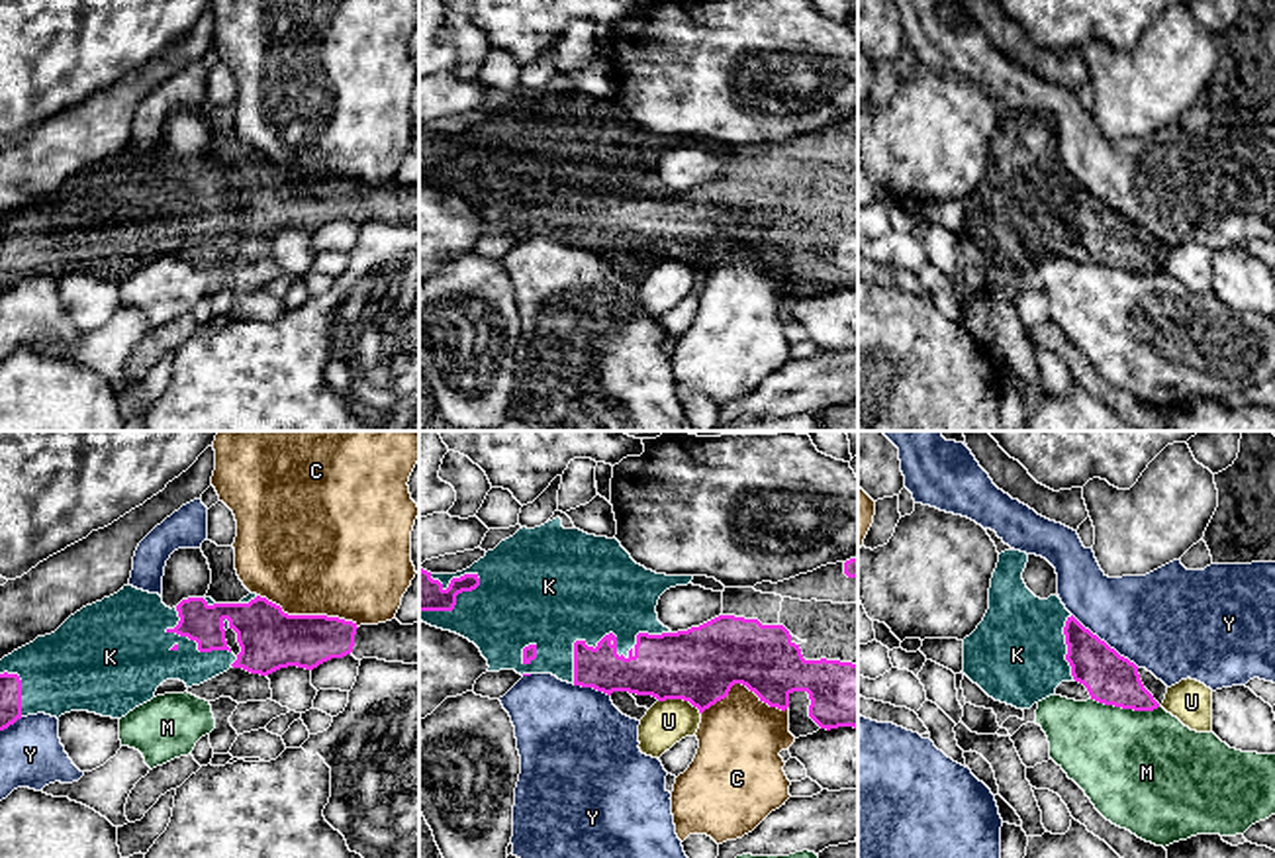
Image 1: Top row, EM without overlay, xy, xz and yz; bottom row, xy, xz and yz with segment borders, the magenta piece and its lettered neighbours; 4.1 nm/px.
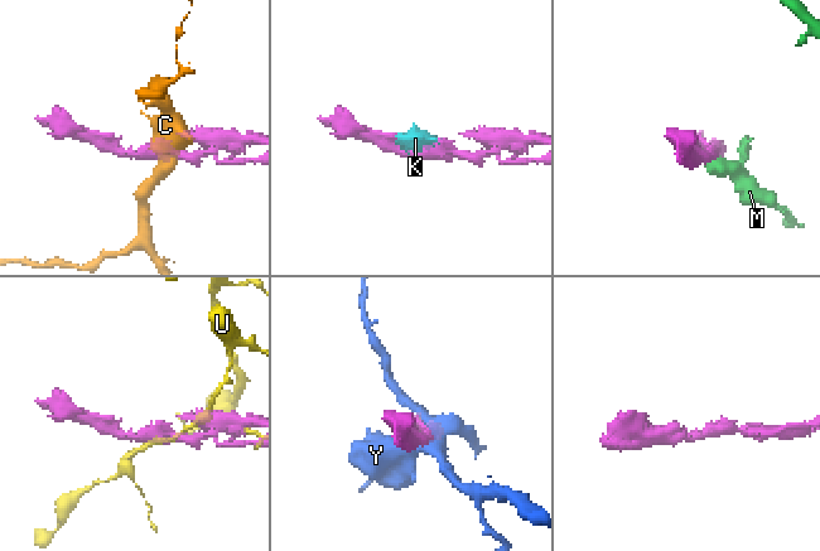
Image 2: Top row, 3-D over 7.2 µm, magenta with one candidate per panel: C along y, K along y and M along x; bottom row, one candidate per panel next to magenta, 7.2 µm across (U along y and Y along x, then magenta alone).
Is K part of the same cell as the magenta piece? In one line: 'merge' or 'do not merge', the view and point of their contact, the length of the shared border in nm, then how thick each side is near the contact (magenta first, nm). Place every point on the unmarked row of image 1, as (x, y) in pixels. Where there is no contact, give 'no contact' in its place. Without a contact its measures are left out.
merge; meets magenta in xz at (613, 196); contact 460 nm long; 260 nm thick on the magenta side, 440 nm on the other

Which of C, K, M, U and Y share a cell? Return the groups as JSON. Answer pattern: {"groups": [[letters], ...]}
{"groups": [["C"], ["K"], ["M"], ["U"], ["Y"]]}

